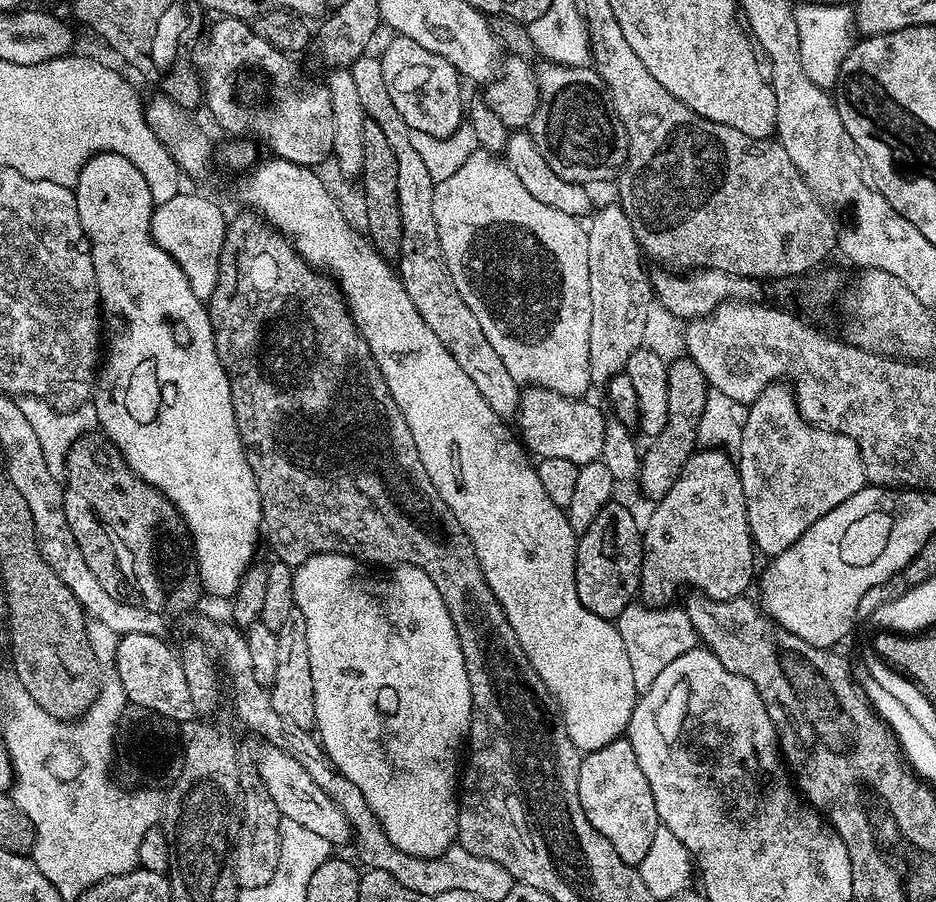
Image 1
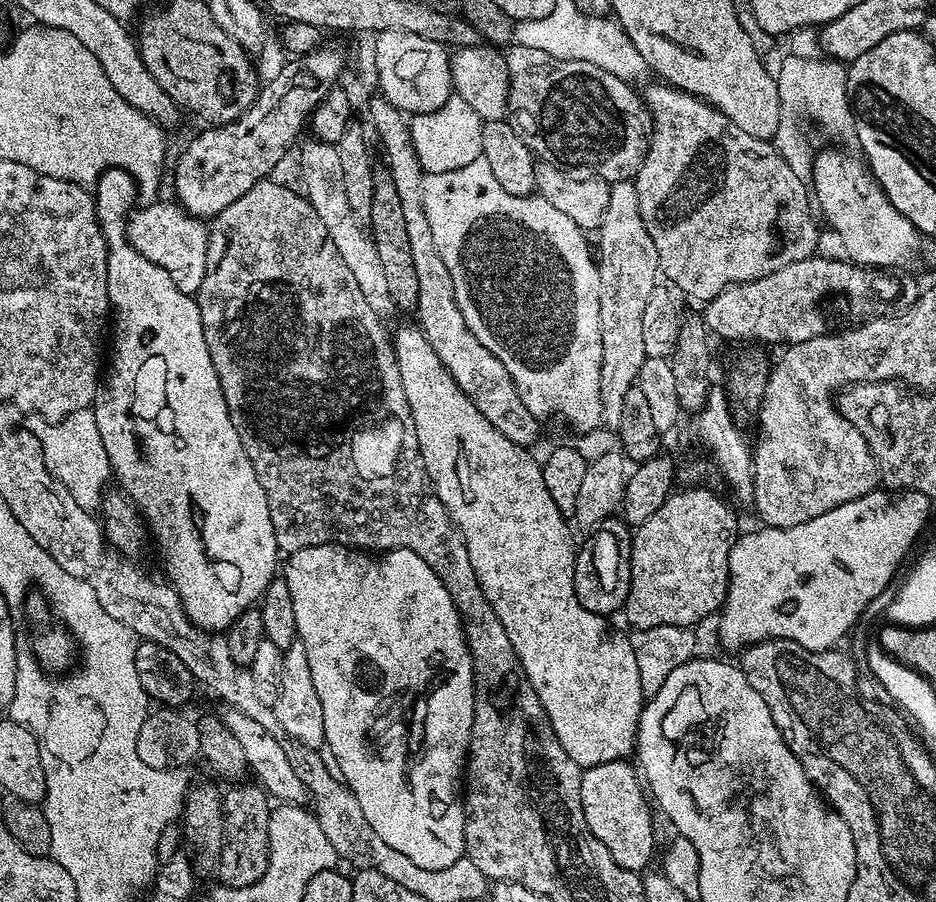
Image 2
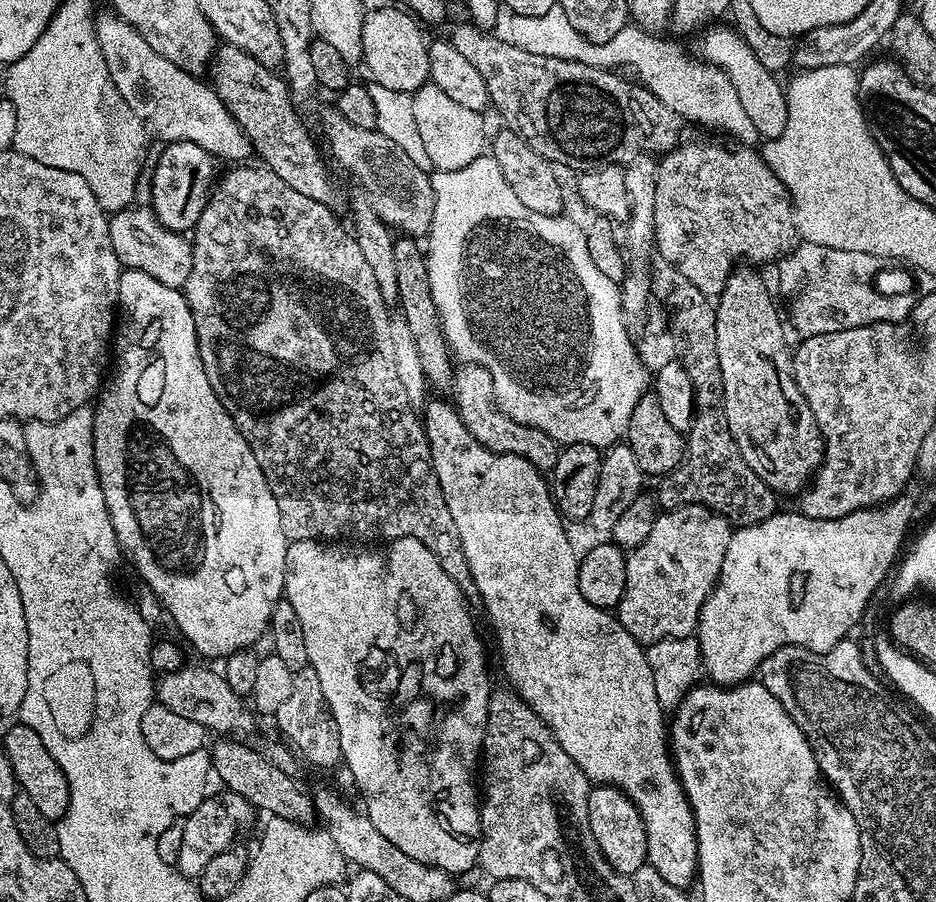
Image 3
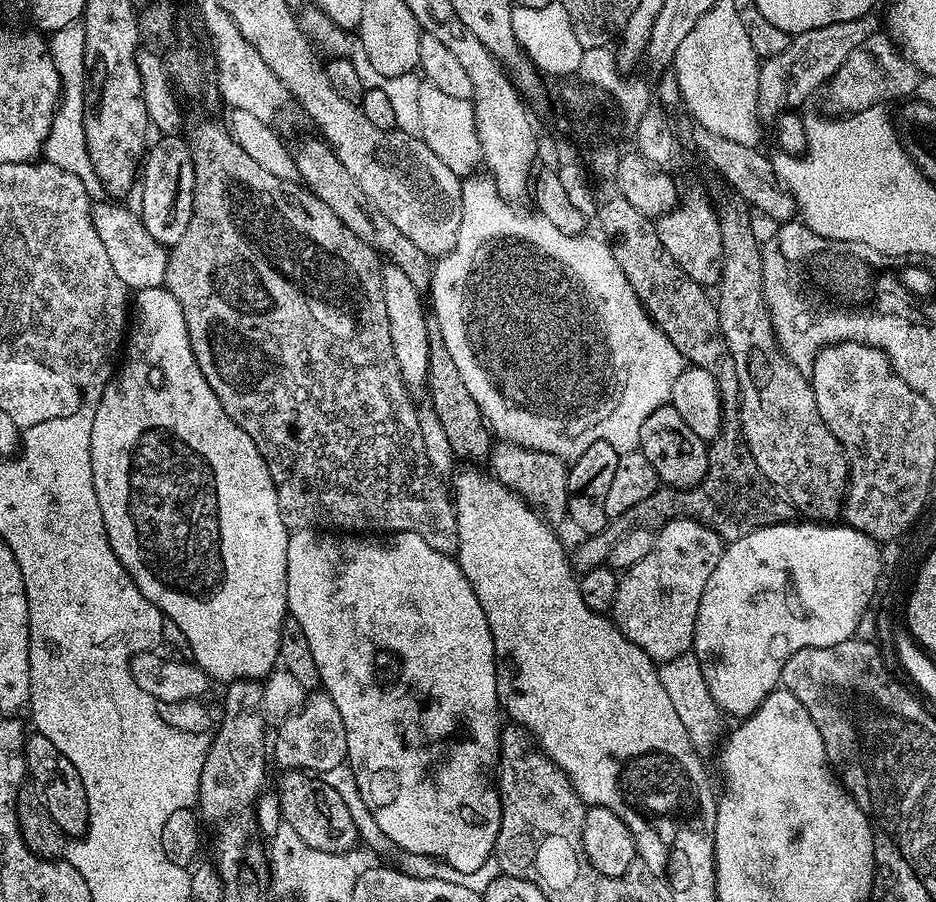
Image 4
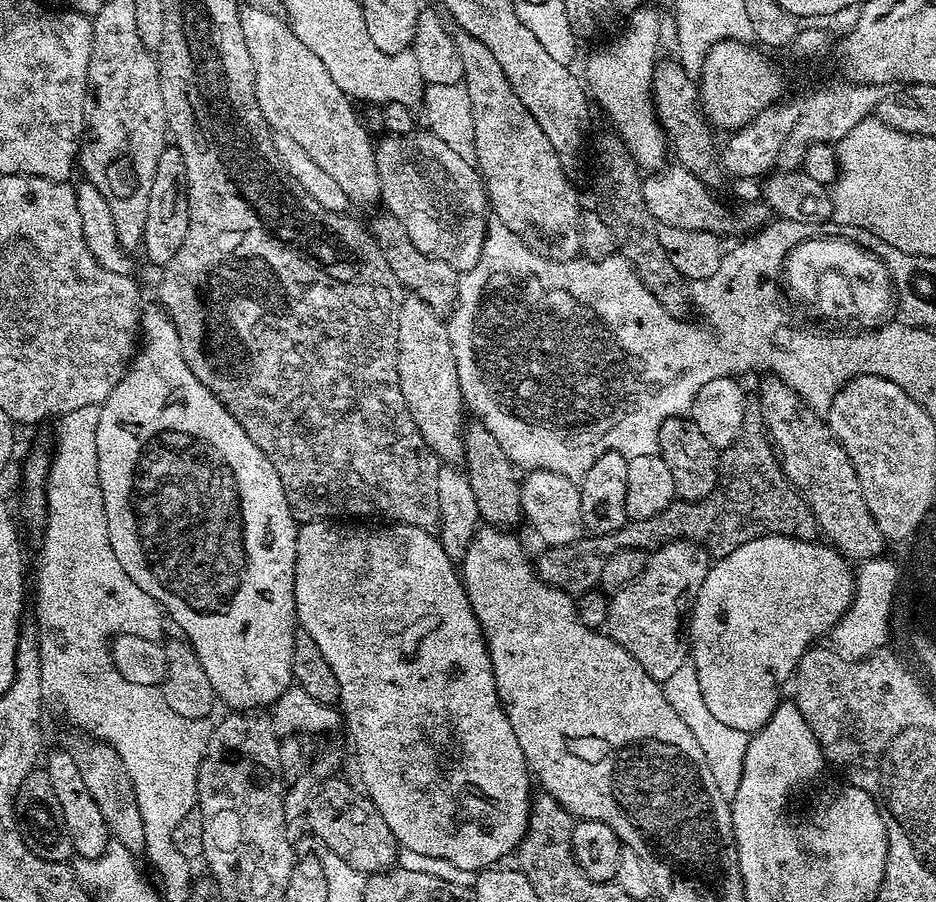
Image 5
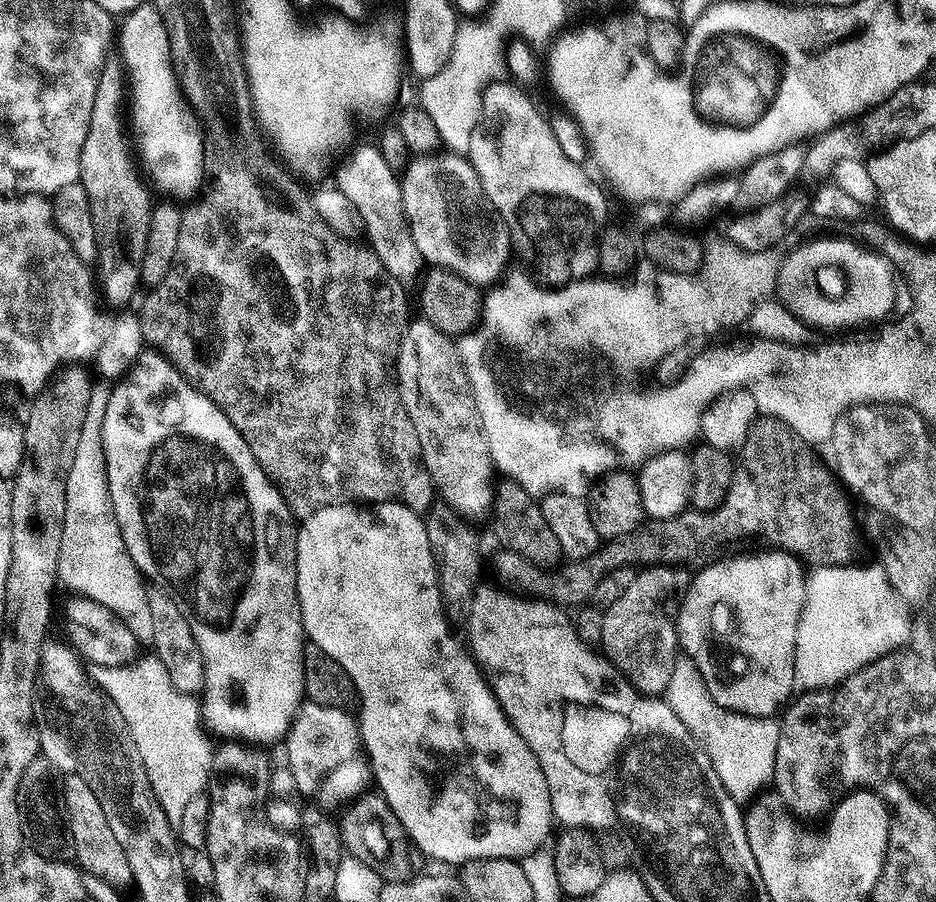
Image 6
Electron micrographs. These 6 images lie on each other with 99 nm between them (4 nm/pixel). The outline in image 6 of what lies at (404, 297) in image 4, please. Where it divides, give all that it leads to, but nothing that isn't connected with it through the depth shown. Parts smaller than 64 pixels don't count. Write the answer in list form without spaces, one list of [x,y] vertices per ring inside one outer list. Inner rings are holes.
[[[425,318],[413,319],[404,329],[404,337],[401,340],[398,383],[404,409],[406,414],[410,414],[410,422],[414,422],[414,434],[418,434],[424,465],[432,475],[432,483],[439,499],[445,504],[452,505],[469,522],[487,521],[492,514],[492,503],[496,500],[494,479],[492,480],[492,451],[488,448],[484,423],[476,409],[472,387],[460,361],[460,349],[454,343],[453,337],[435,328]]]

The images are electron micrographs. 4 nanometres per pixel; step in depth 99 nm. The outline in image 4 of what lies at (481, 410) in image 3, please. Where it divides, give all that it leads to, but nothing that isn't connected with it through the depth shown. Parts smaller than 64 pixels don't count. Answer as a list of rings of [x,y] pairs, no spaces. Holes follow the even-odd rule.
[[[496,442],[492,445],[491,460],[491,475],[501,480],[512,492],[518,493],[545,520],[557,522],[556,520],[563,521],[567,517],[569,465],[560,457],[545,452],[531,452],[517,444]]]

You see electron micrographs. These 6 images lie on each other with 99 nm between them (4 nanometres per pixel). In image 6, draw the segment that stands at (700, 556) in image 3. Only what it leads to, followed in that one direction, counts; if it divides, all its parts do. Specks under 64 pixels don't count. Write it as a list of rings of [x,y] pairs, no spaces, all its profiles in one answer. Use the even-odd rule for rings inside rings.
[[[660,564],[656,568],[645,568],[636,572],[633,582],[613,605],[603,609],[604,621],[599,647],[621,676],[644,696],[663,697],[670,686],[670,674],[674,671],[674,662],[678,659],[676,613],[680,611],[682,593],[689,580],[689,573],[680,566]]]

